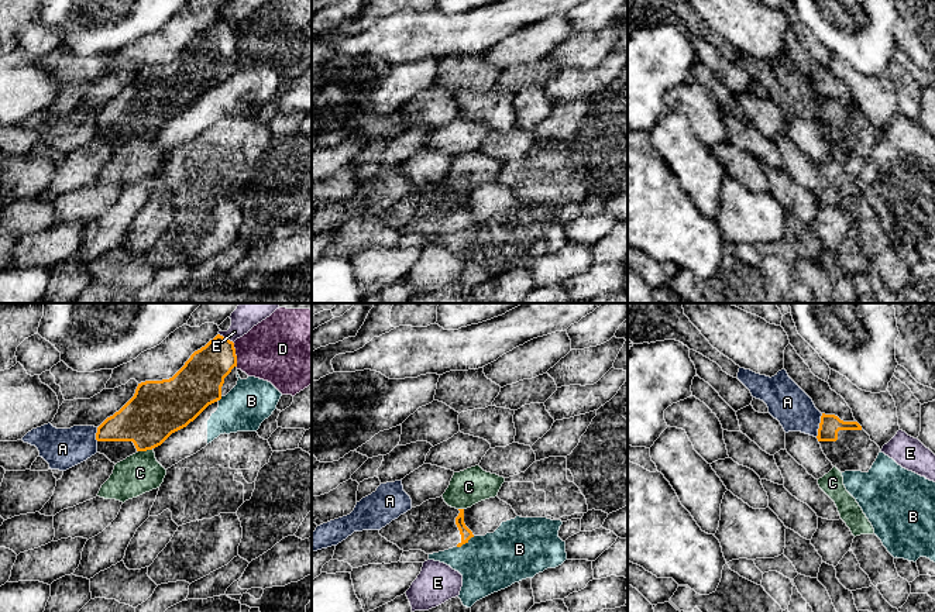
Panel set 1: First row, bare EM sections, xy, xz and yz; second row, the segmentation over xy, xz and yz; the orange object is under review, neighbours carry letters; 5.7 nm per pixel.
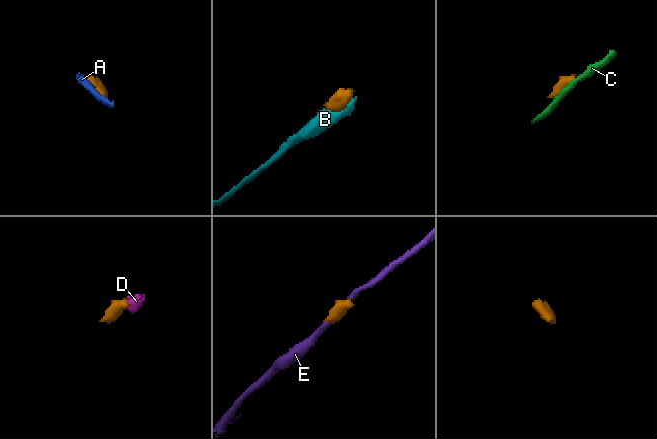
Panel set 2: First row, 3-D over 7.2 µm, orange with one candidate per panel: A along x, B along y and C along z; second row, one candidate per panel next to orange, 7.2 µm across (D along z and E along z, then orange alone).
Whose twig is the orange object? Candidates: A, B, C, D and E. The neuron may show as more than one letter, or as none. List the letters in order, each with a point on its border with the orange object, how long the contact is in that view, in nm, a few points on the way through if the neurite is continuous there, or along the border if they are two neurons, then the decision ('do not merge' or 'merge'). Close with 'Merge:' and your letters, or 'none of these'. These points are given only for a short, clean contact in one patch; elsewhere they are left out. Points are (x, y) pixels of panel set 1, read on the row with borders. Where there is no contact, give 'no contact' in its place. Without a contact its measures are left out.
A: contact yz (820, 425); length 140 nm; do not merge
B: contact xz (466, 542); length 120 nm; do not merge
C: contact xy (144, 450); length 80 nm; do not merge
D: contact xy (234, 354); length 140 nm; border xy (233, 343), (237, 365); do not merge
E: contact xy (226, 339); length 110 nm; do not merge
Merge: none of these

